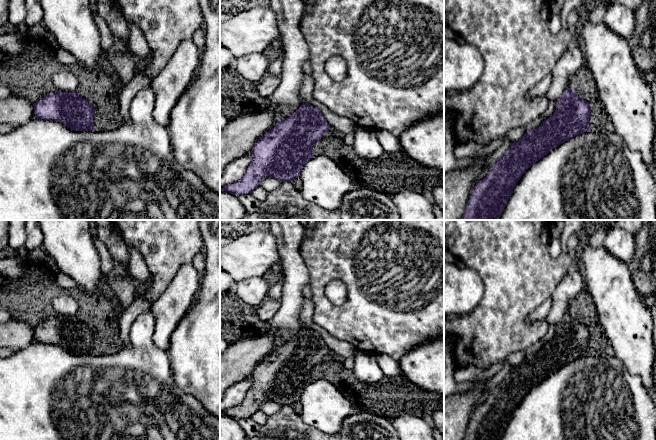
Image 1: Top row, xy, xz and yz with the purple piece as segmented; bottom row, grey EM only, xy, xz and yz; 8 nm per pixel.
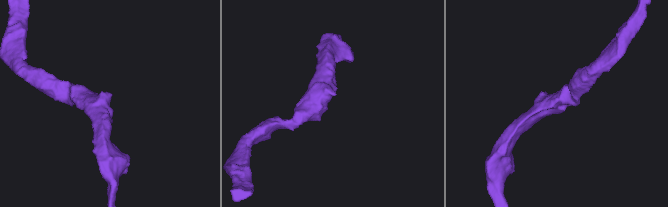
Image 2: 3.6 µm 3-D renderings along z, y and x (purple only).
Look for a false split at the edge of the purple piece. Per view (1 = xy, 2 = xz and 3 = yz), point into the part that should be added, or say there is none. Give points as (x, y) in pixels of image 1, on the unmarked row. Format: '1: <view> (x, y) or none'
1: none
2: none
3: none

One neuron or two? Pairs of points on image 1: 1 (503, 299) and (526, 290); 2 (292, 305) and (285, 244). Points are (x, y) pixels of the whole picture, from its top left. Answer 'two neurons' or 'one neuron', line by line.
1: one neuron
2: one neuron

